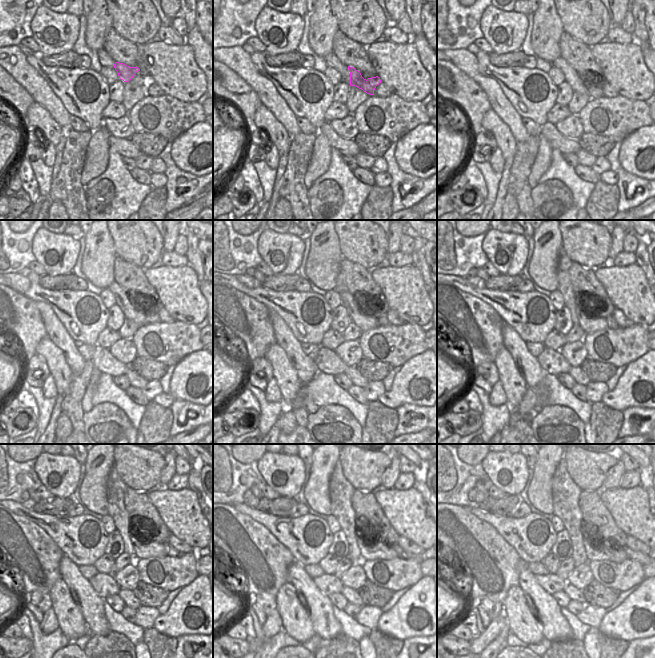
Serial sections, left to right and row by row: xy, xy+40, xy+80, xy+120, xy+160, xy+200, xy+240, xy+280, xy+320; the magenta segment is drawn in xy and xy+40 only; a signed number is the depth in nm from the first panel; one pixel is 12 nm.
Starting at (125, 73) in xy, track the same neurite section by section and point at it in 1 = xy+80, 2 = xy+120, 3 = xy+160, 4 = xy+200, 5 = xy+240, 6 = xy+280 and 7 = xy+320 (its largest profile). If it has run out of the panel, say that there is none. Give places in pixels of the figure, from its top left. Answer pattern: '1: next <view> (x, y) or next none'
1: next xy+80 (594, 85)
2: next xy+120 (150, 317)
3: next xy+160 (382, 320)
4: next xy+200 (612, 324)
5: next xy+240 (171, 551)
6: next xy+280 (401, 553)
7: next xy+320 (637, 556)

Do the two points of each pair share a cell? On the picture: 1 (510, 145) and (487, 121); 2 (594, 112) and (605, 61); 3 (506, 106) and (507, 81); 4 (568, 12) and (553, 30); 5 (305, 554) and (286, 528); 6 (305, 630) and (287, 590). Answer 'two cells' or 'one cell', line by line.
1: one cell
2: two cells
3: two cells
4: two cells
5: one cell
6: one cell

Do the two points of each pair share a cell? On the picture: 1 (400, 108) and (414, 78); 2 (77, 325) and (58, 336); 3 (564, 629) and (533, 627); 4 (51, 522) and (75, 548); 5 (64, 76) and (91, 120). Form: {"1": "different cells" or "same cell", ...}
{"1": "different cells", "2": "different cells", "3": "different cells", "4": "same cell", "5": "same cell"}

